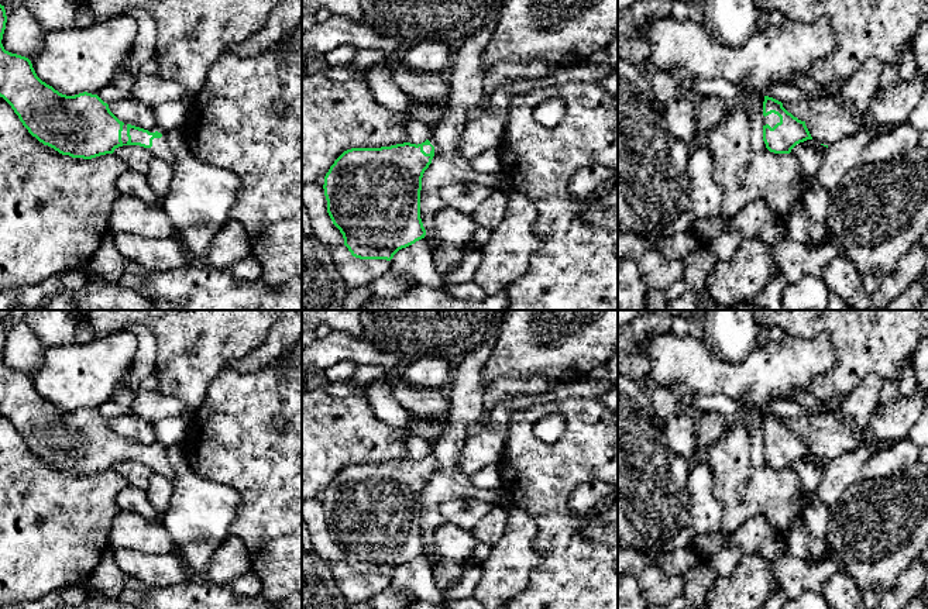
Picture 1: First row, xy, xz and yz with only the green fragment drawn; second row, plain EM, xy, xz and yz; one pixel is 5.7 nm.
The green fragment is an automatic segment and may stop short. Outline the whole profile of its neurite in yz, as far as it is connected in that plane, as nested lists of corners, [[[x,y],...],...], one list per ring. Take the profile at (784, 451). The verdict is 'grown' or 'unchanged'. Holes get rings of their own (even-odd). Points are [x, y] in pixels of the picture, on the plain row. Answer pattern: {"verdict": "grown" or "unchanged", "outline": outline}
{"verdict": "grown", "outline": [[[764,412],[763,431],[763,457],[770,468],[790,469],[797,460],[812,455],[805,437],[794,433],[773,413]]]}

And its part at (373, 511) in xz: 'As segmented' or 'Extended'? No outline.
Extended

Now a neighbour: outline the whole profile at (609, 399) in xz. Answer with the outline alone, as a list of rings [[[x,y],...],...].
[[[618,385],[602,393],[598,400],[604,407],[618,412]]]

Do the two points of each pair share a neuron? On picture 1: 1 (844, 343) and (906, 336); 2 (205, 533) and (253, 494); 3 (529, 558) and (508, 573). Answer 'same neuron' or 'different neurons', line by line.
1: same neuron
2: different neurons
3: same neuron

